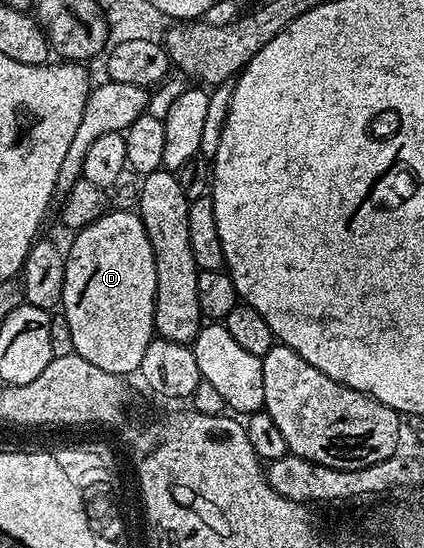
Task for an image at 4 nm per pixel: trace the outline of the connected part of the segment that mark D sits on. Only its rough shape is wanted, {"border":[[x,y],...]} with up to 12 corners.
{"border":[[139,214],[71,236],[62,314],[74,352],[135,376],[156,325]]}

